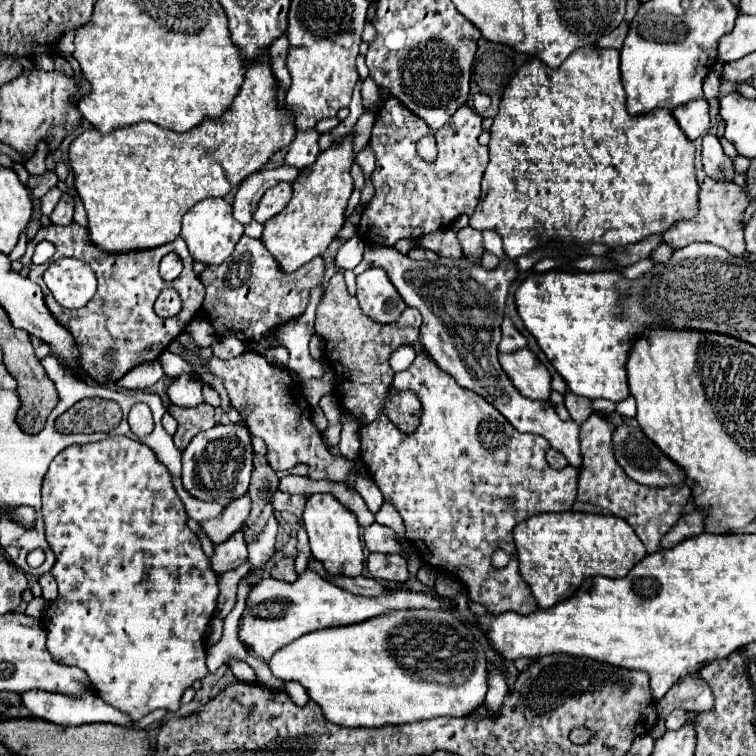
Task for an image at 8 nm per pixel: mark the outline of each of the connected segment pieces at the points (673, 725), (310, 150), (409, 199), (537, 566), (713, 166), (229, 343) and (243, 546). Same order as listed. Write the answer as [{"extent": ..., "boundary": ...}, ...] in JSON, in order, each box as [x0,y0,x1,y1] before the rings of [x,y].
[{"extent":[665,710,687,730],"boundary":[[[675,710],[673,714],[669,714],[669,716],[665,718],[665,726],[667,726],[667,730],[677,730],[677,728],[681,728],[683,722],[685,722],[685,718],[687,718],[687,712],[683,712],[683,710]]]},{"extent":[285,130,319,170],"boundary":[[[297,130],[295,140],[291,142],[287,154],[285,154],[285,166],[293,166],[297,170],[303,170],[311,166],[319,154],[319,132],[317,130]]]},{"extent":[357,96,489,246],"boundary":[[[395,96],[387,98],[375,118],[369,148],[375,154],[375,172],[371,176],[375,196],[361,214],[357,236],[365,244],[393,246],[401,238],[421,238],[451,226],[461,214],[471,216],[479,204],[481,176],[487,168],[489,148],[479,144],[483,118],[463,104],[455,114],[435,130],[437,158],[425,162],[415,146],[431,132],[419,116],[413,116]]]},{"extent":[513,512,647,608],"boundary":[[[549,512],[523,520],[513,528],[519,572],[537,604],[551,608],[569,598],[585,578],[623,578],[647,552],[633,528],[619,516],[587,512]]]},{"extent":[701,134,737,182],"boundary":[[[707,134],[703,138],[701,158],[703,158],[703,170],[709,178],[723,180],[723,182],[733,182],[733,178],[737,174],[735,166],[733,166],[733,160],[723,152],[717,136]]]},{"extent":[211,336,246,360],"boundary":[[[234,336],[222,337],[211,345],[213,355],[223,360],[234,358],[245,352],[246,344]]]},{"extent":[211,528,247,574],"boundary":[[[245,528],[235,532],[229,540],[215,546],[215,556],[211,558],[215,574],[223,574],[227,570],[237,568],[247,560],[247,540],[245,540]]]}]

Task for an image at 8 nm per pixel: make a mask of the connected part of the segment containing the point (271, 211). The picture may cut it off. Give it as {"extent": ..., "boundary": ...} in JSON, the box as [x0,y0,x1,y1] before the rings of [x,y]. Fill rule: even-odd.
{"extent":[253,182,291,224],"boundary":[[[277,182],[259,200],[257,210],[253,212],[253,220],[261,222],[261,224],[267,222],[269,218],[273,218],[275,214],[279,214],[285,208],[289,198],[291,198],[291,184],[289,182]]]}

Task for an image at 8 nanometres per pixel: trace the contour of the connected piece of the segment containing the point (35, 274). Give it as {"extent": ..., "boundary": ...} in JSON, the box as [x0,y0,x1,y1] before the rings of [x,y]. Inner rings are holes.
{"extent":[21,222,205,386],"boundary":[[[75,222],[69,224],[69,226],[51,224],[51,226],[47,226],[47,228],[41,228],[41,230],[35,234],[35,238],[29,240],[27,252],[21,256],[21,264],[29,268],[29,280],[33,280],[33,282],[37,282],[37,284],[41,286],[43,296],[45,296],[45,304],[49,306],[53,318],[55,318],[63,328],[67,328],[67,330],[73,334],[75,346],[79,348],[77,352],[79,352],[79,364],[81,364],[81,368],[83,368],[93,380],[97,380],[99,384],[107,384],[107,386],[109,386],[109,382],[121,380],[121,378],[123,378],[131,368],[135,368],[137,364],[151,362],[151,360],[159,358],[159,354],[169,346],[169,342],[173,342],[173,340],[185,330],[185,326],[193,320],[193,316],[199,312],[199,308],[201,308],[201,304],[203,304],[203,296],[205,296],[205,288],[203,288],[201,280],[199,280],[199,278],[195,276],[195,272],[193,272],[193,258],[189,256],[189,250],[185,248],[185,240],[181,240],[181,238],[177,238],[177,240],[165,244],[165,246],[157,246],[157,248],[147,248],[147,250],[137,250],[137,252],[115,252],[115,254],[111,254],[111,252],[105,252],[105,250],[101,250],[99,246],[95,246],[95,244],[89,240],[87,230],[81,228],[79,224],[75,224]],[[41,240],[49,240],[49,242],[53,242],[55,248],[57,248],[55,254],[53,254],[53,258],[51,258],[51,262],[57,260],[57,258],[69,258],[69,256],[71,256],[71,258],[83,260],[83,262],[87,262],[91,268],[95,268],[95,276],[97,276],[97,282],[99,282],[99,284],[97,284],[97,292],[95,292],[93,300],[89,300],[87,306],[83,306],[83,308],[79,308],[79,310],[61,308],[61,306],[57,304],[57,300],[53,298],[53,294],[49,292],[49,288],[45,288],[43,272],[45,272],[47,264],[37,266],[37,264],[31,262],[33,250],[35,250],[37,242],[41,242]],[[169,252],[177,252],[177,254],[181,256],[181,260],[183,260],[183,272],[179,274],[179,278],[175,278],[175,280],[171,280],[171,282],[165,282],[165,280],[159,276],[159,262],[161,262],[161,258],[163,258],[165,254],[169,254]],[[165,288],[173,288],[173,290],[181,296],[181,302],[183,302],[181,312],[179,312],[177,316],[171,316],[171,318],[161,318],[161,316],[157,316],[155,310],[153,310],[153,304],[155,304],[157,296],[159,296]],[[111,348],[117,350],[117,354],[115,354],[113,360],[109,360],[109,366],[103,366],[103,364],[107,362],[103,354],[105,354],[107,350],[111,350]]]}

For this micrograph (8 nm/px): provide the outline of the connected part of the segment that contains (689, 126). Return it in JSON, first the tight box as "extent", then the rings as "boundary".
{"extent":[673,98,709,140],"boundary":[[[705,98],[691,100],[689,104],[681,104],[673,110],[675,120],[679,122],[681,130],[687,134],[689,140],[695,140],[703,136],[703,132],[709,128],[709,102]]]}

